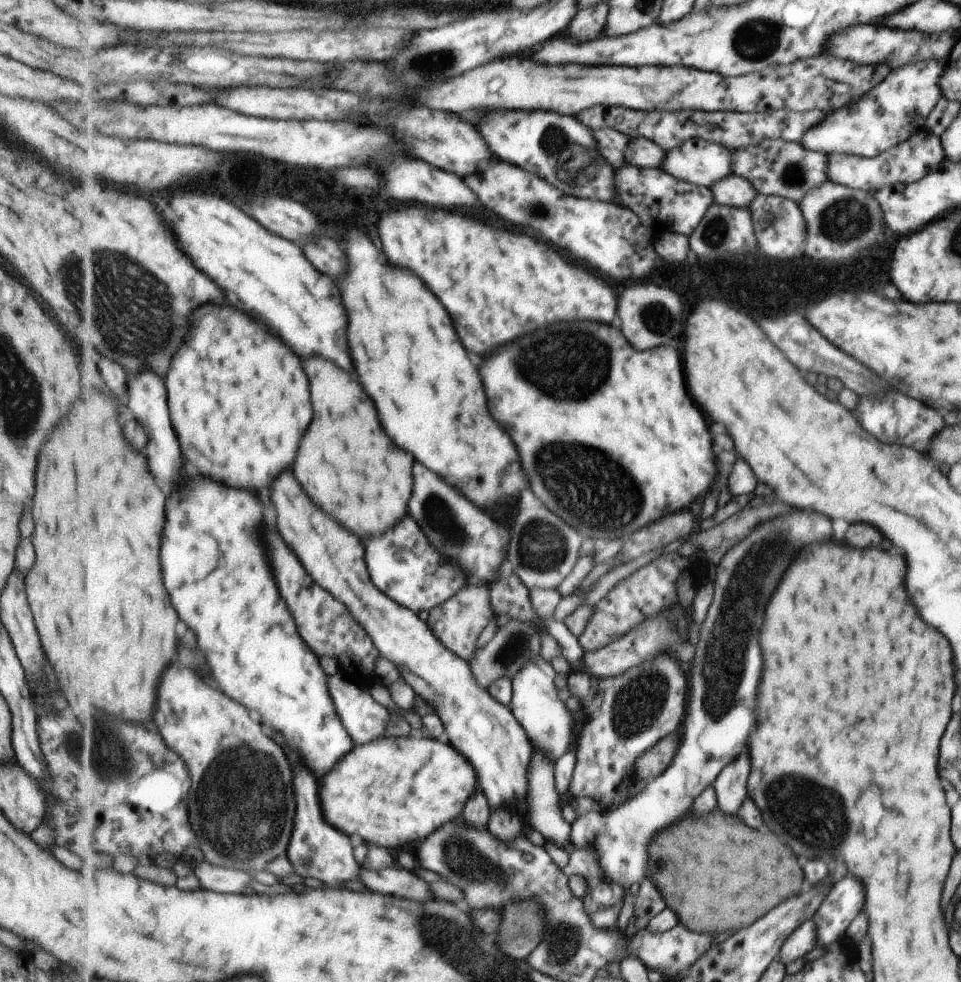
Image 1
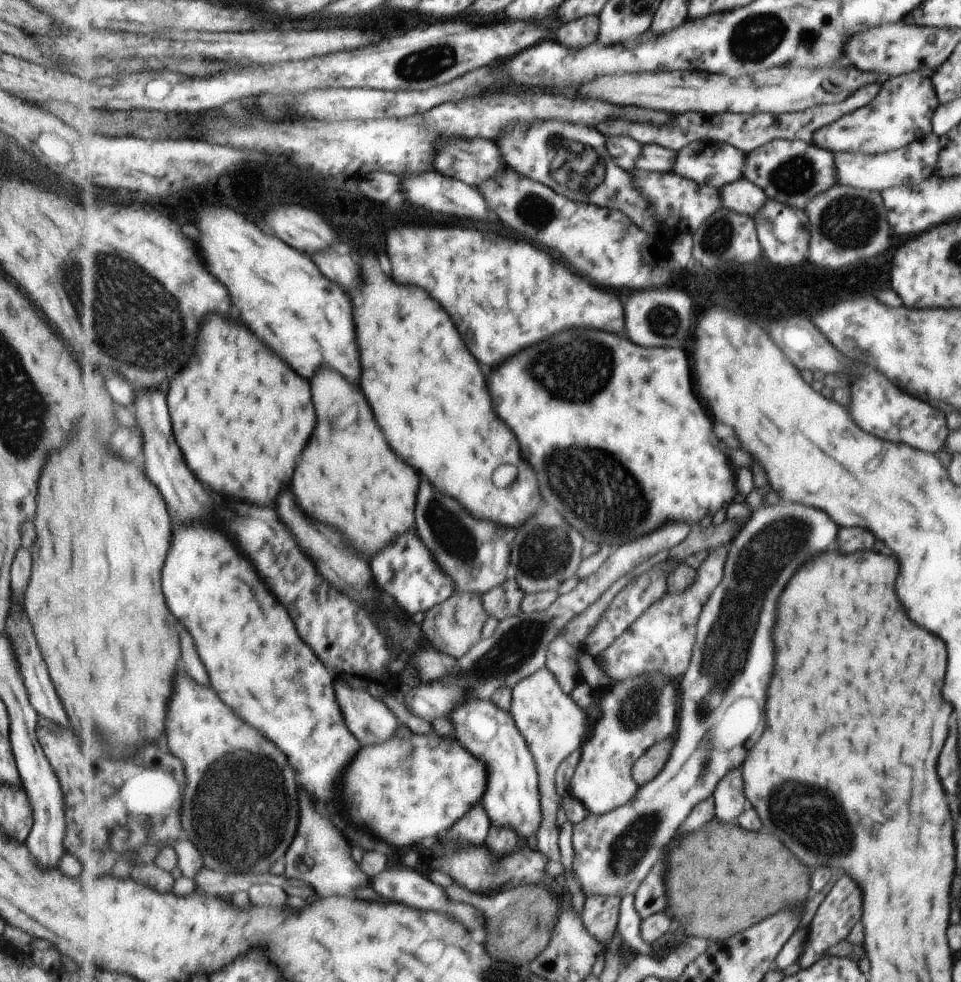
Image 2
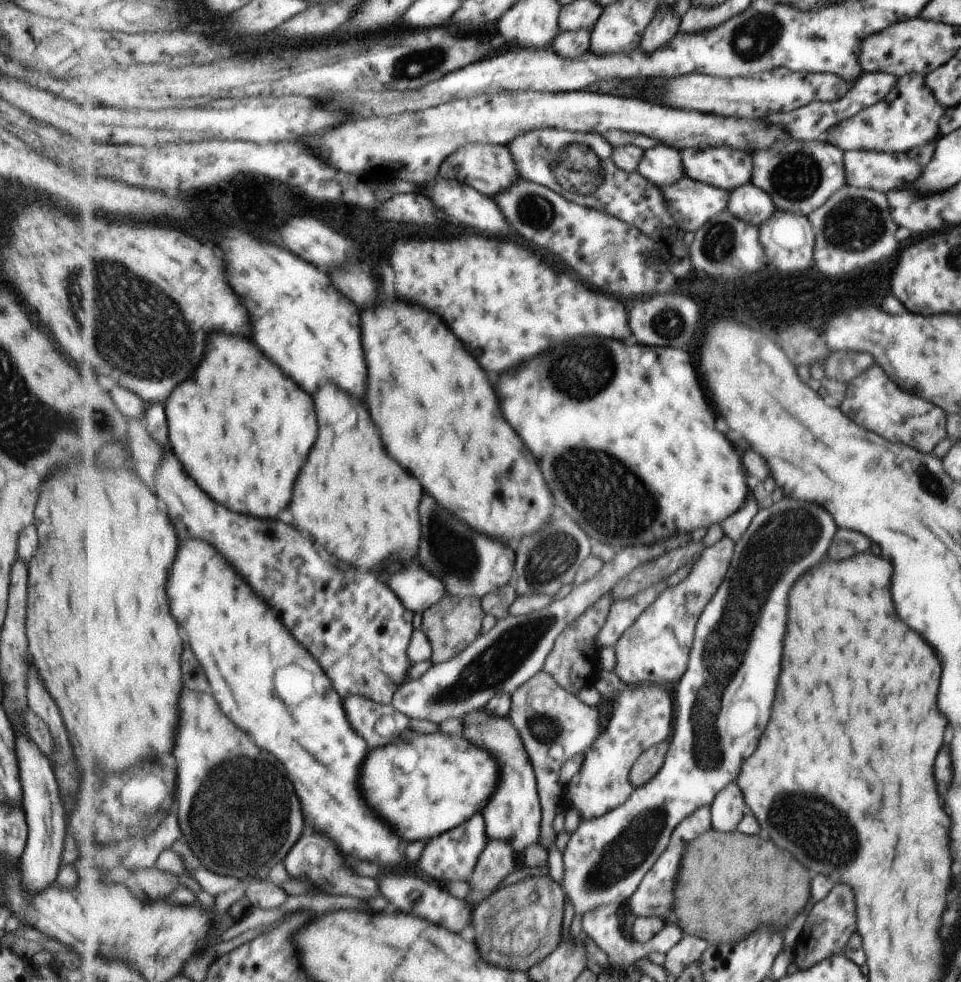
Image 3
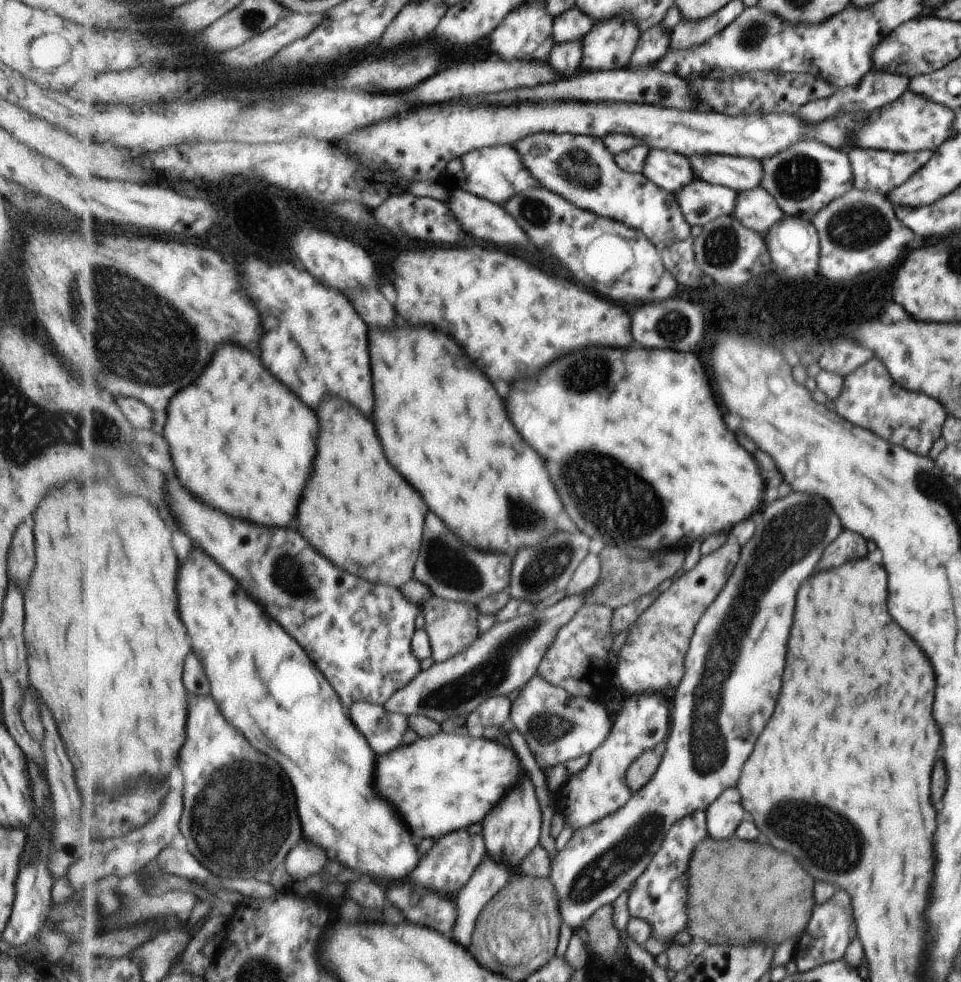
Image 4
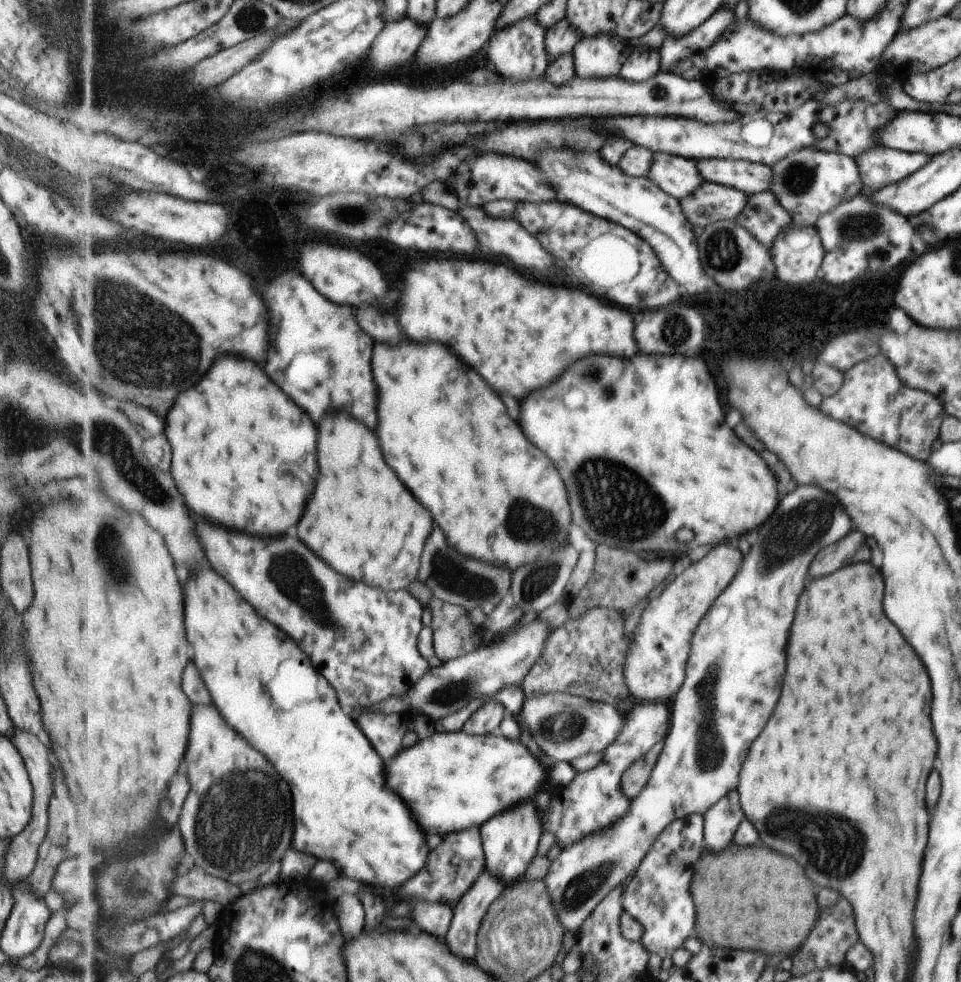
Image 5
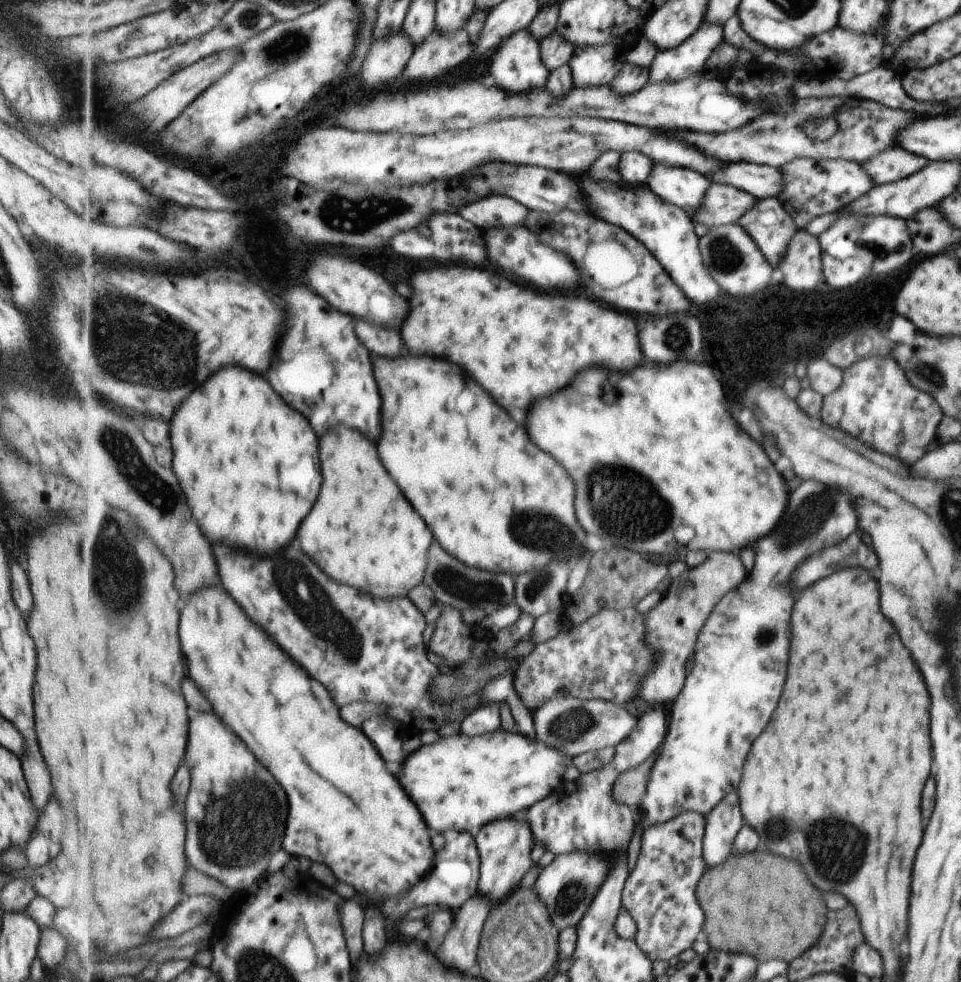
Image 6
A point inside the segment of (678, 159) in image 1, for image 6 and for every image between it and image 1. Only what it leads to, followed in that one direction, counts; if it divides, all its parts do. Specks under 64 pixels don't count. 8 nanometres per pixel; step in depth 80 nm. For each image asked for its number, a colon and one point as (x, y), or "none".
2: (715, 165)
3: (725, 167)
4: (739, 173)
5: (750, 177)
6: (762, 181)

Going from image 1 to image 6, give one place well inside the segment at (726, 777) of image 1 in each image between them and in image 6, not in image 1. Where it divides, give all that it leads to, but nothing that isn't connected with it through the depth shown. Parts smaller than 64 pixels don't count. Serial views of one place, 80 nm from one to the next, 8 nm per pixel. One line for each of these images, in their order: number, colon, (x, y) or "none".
2: (731, 801)
3: (729, 808)
4: (727, 813)
5: (722, 820)
6: (723, 824)

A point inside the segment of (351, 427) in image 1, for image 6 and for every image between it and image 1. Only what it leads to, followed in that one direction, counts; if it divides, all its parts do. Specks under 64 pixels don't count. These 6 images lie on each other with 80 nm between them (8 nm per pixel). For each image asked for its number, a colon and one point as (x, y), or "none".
2: (349, 477)
3: (352, 470)
4: (359, 511)
5: (366, 523)
6: (364, 532)

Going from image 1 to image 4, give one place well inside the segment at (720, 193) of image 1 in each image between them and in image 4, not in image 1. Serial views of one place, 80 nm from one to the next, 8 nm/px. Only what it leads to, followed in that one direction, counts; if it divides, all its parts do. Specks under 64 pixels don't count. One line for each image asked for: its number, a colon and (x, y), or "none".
2: (742, 196)
3: (748, 202)
4: (757, 210)

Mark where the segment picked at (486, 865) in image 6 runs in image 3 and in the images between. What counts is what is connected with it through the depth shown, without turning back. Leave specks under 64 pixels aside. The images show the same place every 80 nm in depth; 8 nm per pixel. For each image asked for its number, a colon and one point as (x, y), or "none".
3: (515, 813)
4: (512, 831)
5: (511, 839)

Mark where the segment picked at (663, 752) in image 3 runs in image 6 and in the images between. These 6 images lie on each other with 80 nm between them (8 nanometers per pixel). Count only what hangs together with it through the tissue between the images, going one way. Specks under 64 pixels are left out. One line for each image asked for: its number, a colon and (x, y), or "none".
4: (641, 772)
5: (636, 778)
6: (630, 788)

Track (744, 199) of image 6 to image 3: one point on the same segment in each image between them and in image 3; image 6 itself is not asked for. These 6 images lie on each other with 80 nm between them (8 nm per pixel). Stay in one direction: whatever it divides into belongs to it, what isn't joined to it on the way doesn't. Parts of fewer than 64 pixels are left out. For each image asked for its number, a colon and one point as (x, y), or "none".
3: (693, 203)
4: (701, 202)
5: (711, 203)

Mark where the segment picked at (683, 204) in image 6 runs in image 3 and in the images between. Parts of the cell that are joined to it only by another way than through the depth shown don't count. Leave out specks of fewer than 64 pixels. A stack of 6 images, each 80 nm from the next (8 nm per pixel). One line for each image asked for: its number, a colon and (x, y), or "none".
3: (663, 165)
4: (673, 172)
5: (679, 176)

